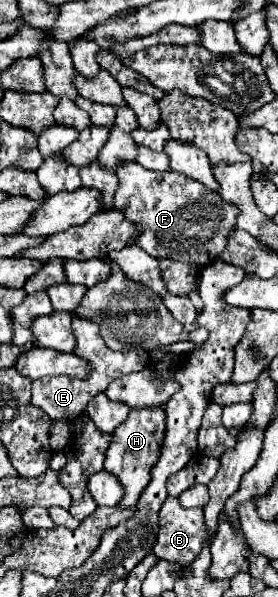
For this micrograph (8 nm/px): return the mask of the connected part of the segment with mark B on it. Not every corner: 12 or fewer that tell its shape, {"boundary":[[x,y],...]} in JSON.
{"boundary":[[160,509],[154,553],[190,565],[208,541],[202,509]]}

